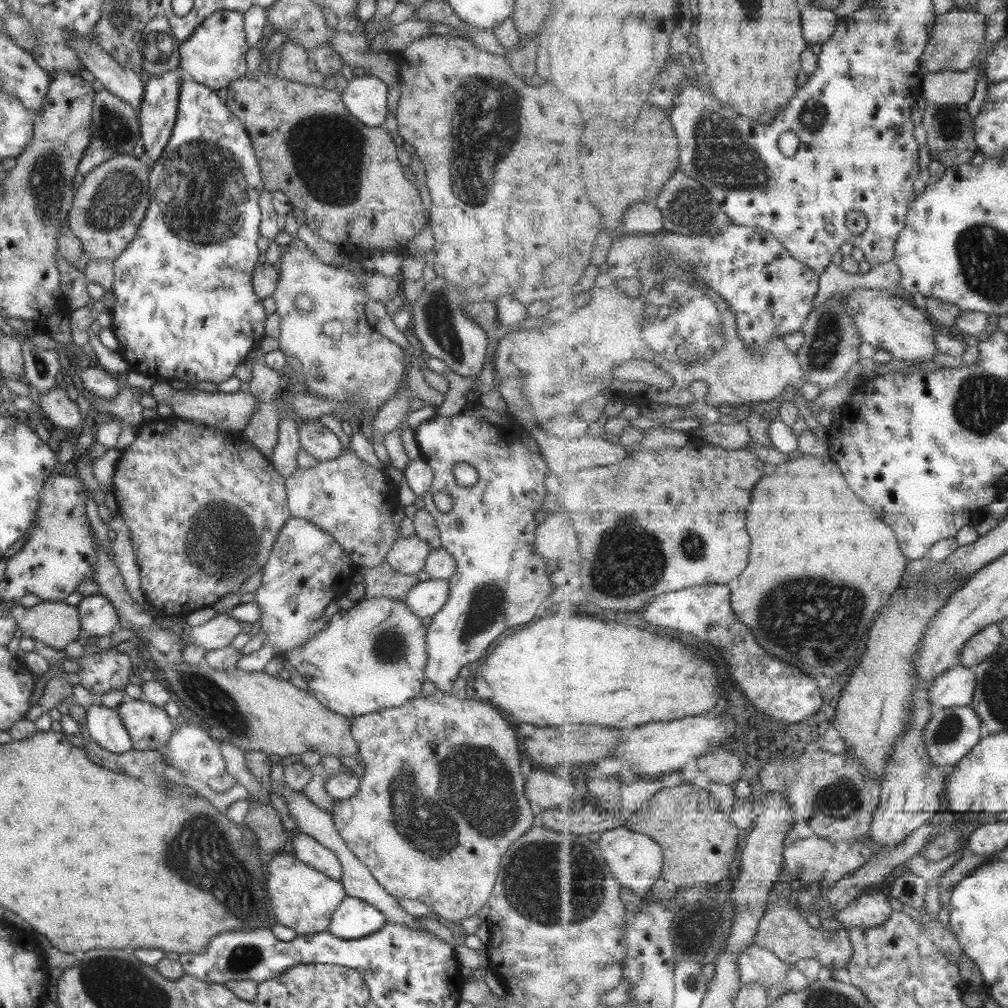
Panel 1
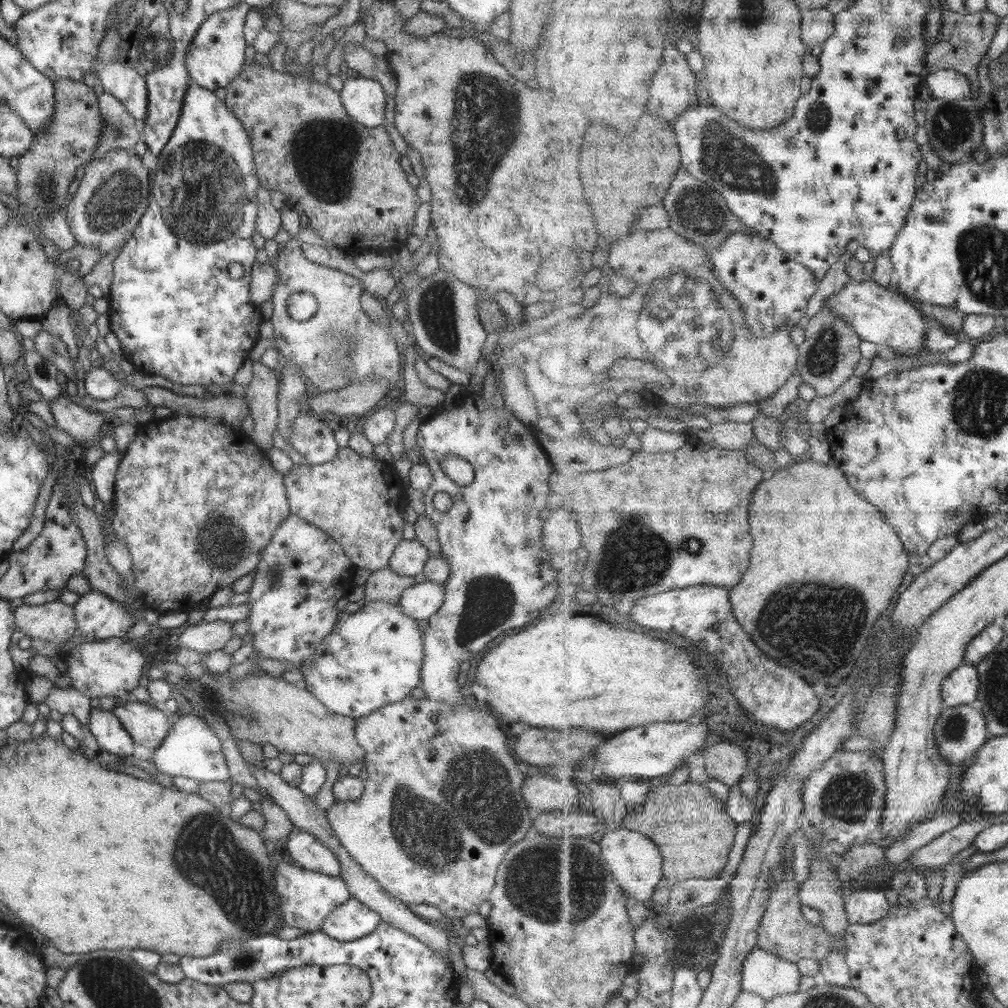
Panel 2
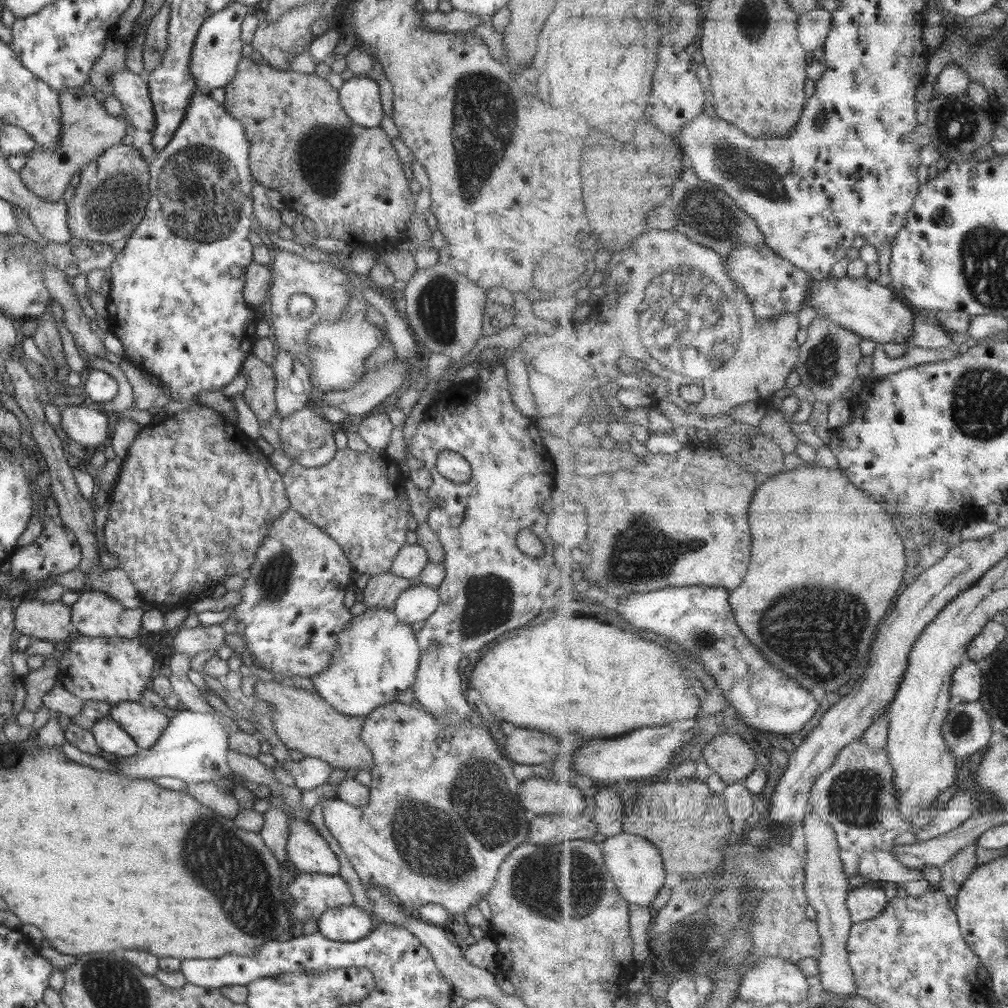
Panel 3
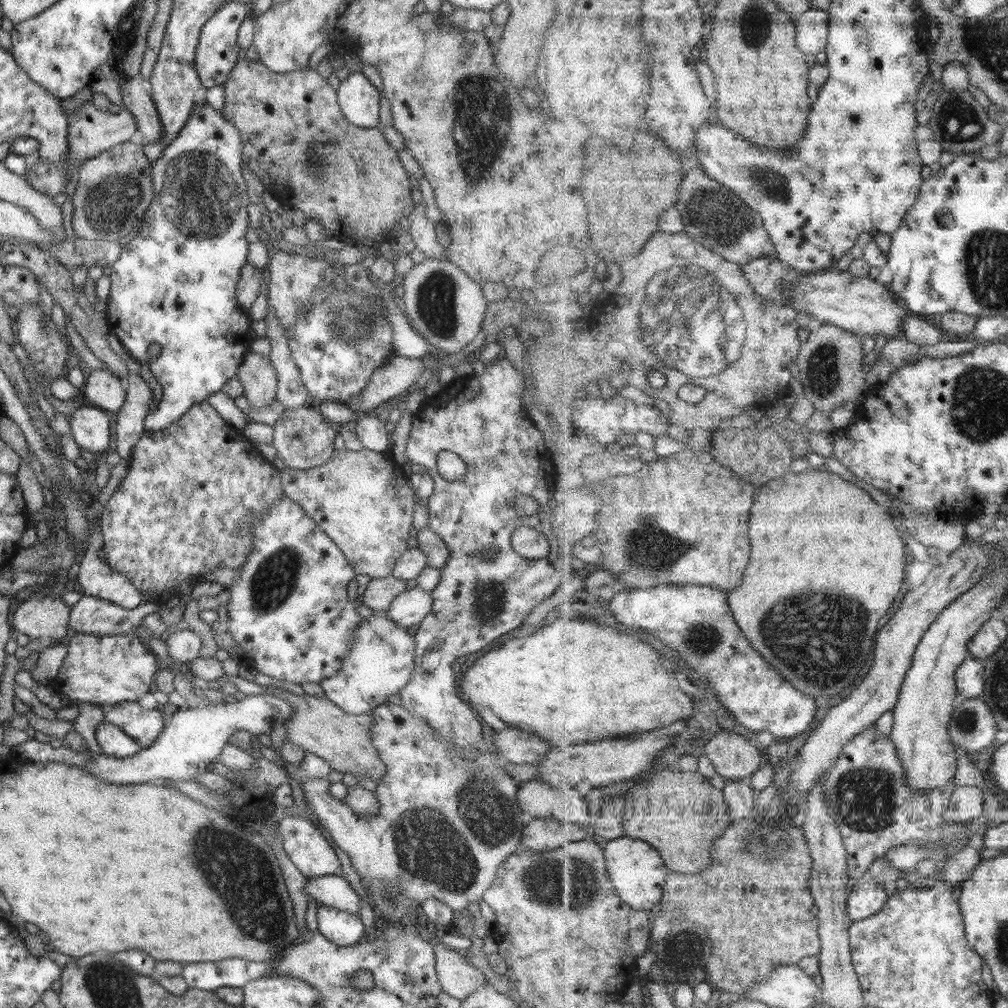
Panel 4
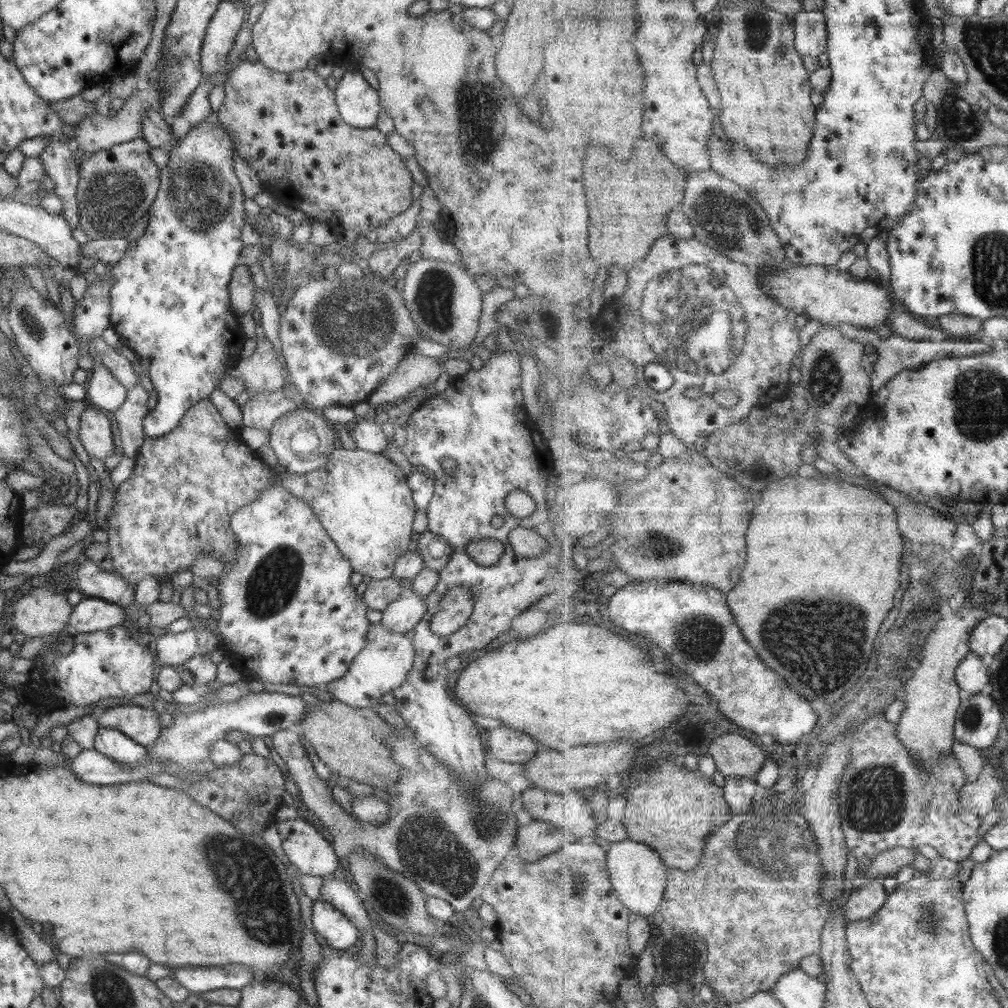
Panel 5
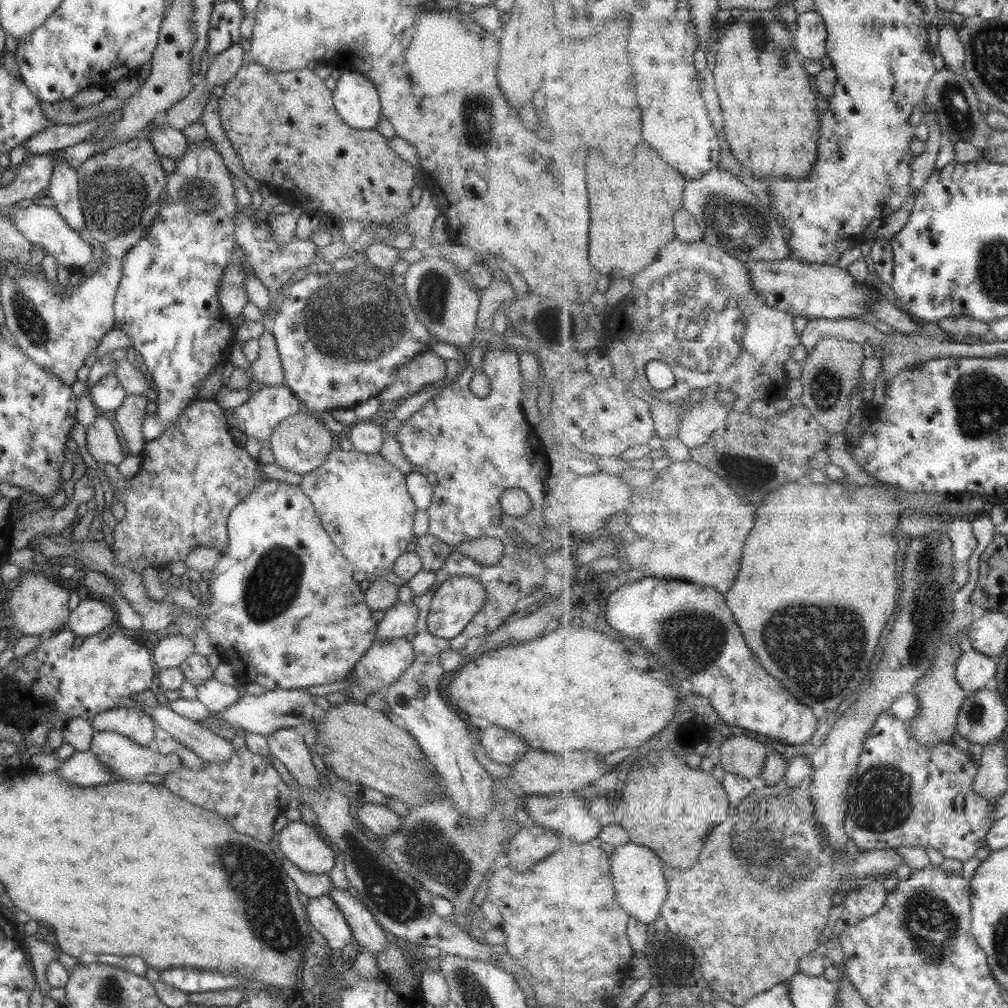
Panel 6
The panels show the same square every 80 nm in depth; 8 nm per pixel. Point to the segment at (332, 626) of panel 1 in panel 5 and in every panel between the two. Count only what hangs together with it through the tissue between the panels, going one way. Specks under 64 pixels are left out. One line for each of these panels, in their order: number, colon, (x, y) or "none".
2: (373, 657)
3: (375, 658)
4: (379, 662)
5: (382, 664)

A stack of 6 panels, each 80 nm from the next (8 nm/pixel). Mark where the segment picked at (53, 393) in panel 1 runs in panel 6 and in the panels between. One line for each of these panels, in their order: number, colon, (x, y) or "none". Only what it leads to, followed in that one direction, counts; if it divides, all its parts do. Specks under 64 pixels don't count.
2: (81, 424)
3: (85, 424)
4: (89, 426)
5: (93, 433)
6: (101, 443)

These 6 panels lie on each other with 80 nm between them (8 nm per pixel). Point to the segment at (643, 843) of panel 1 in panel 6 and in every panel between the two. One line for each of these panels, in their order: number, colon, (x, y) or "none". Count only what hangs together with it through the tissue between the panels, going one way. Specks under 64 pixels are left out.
2: (634, 858)
3: (636, 863)
4: (638, 870)
5: (639, 873)
6: (641, 886)

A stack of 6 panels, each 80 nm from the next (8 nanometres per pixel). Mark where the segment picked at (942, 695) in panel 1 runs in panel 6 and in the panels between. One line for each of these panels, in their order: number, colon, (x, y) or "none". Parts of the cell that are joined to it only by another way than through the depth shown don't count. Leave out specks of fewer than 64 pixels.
2: (961, 687)
3: (968, 679)
4: (969, 679)
5: (973, 673)
6: (975, 669)

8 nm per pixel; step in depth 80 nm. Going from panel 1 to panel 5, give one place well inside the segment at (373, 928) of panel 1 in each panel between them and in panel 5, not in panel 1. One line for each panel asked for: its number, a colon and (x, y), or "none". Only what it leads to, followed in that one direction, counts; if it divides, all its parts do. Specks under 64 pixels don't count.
2: (351, 920)
3: (349, 923)
4: (341, 928)
5: (330, 926)

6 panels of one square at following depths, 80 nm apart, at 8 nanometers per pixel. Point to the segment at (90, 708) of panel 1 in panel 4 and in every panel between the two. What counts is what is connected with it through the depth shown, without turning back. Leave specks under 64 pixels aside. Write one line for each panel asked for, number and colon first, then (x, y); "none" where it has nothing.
2: (108, 732)
3: (113, 741)
4: (113, 742)

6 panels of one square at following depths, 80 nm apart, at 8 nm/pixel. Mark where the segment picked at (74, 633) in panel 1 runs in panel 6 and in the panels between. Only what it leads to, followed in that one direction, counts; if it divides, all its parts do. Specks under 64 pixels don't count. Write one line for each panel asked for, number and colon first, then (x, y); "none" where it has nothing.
2: (53, 622)
3: (49, 621)
4: (47, 616)
5: (40, 612)
6: (38, 604)

